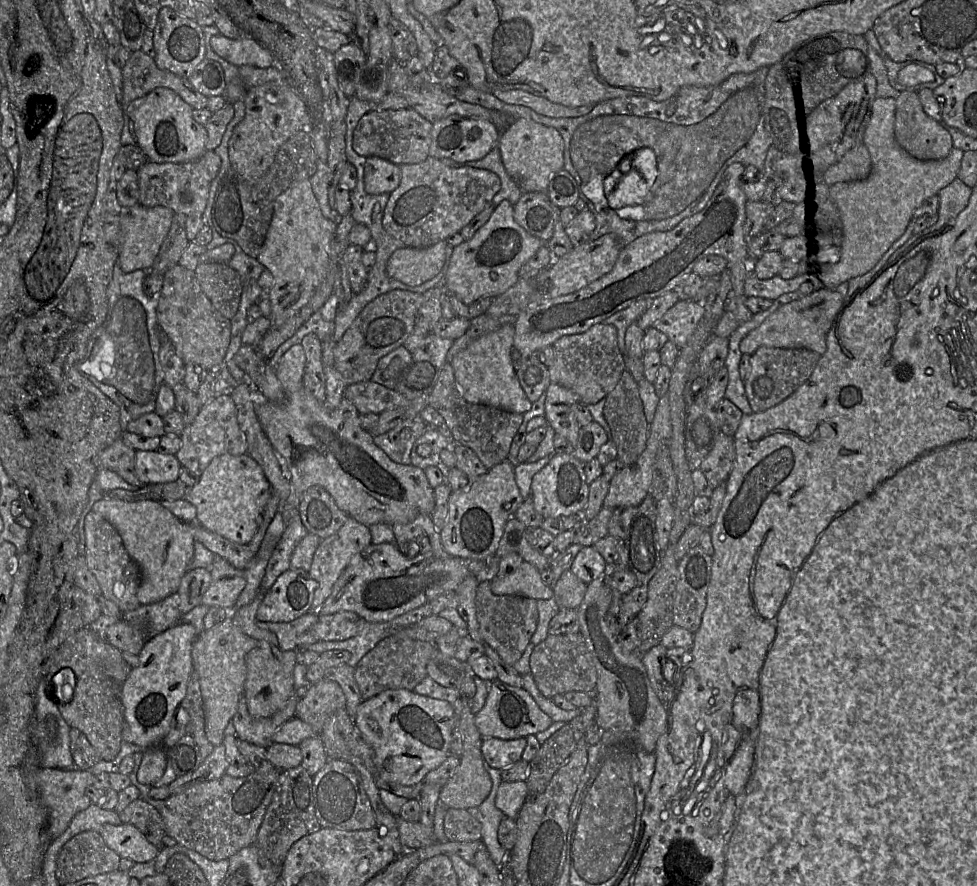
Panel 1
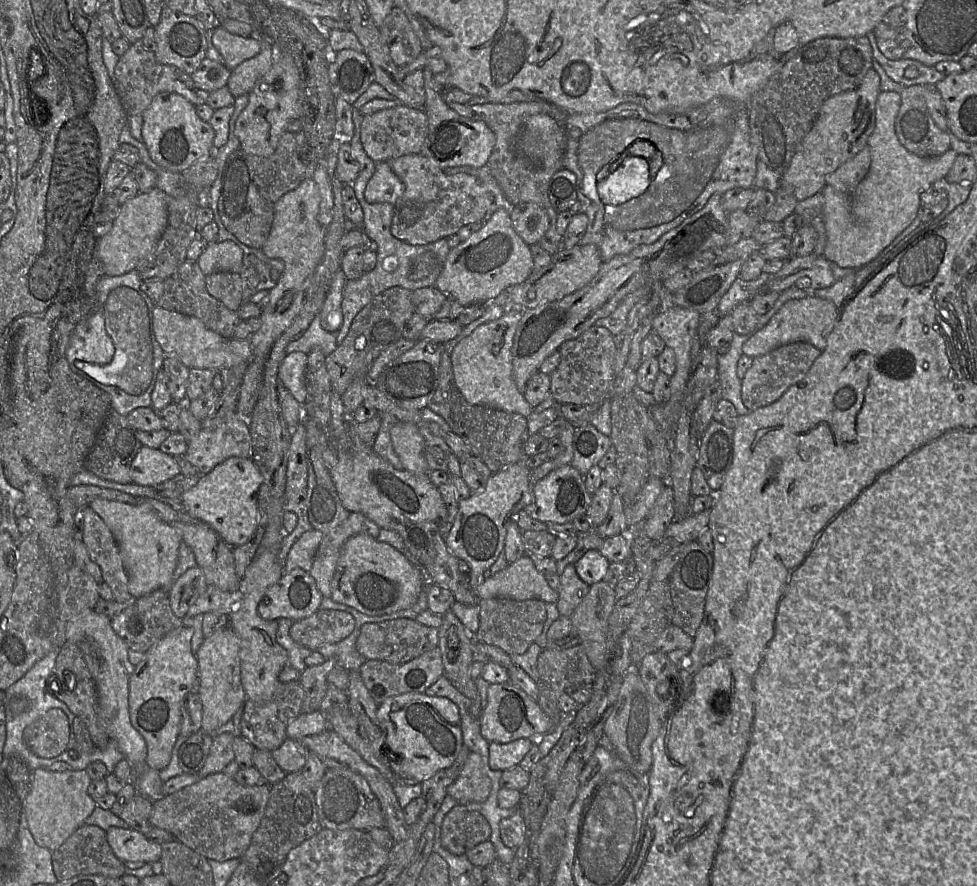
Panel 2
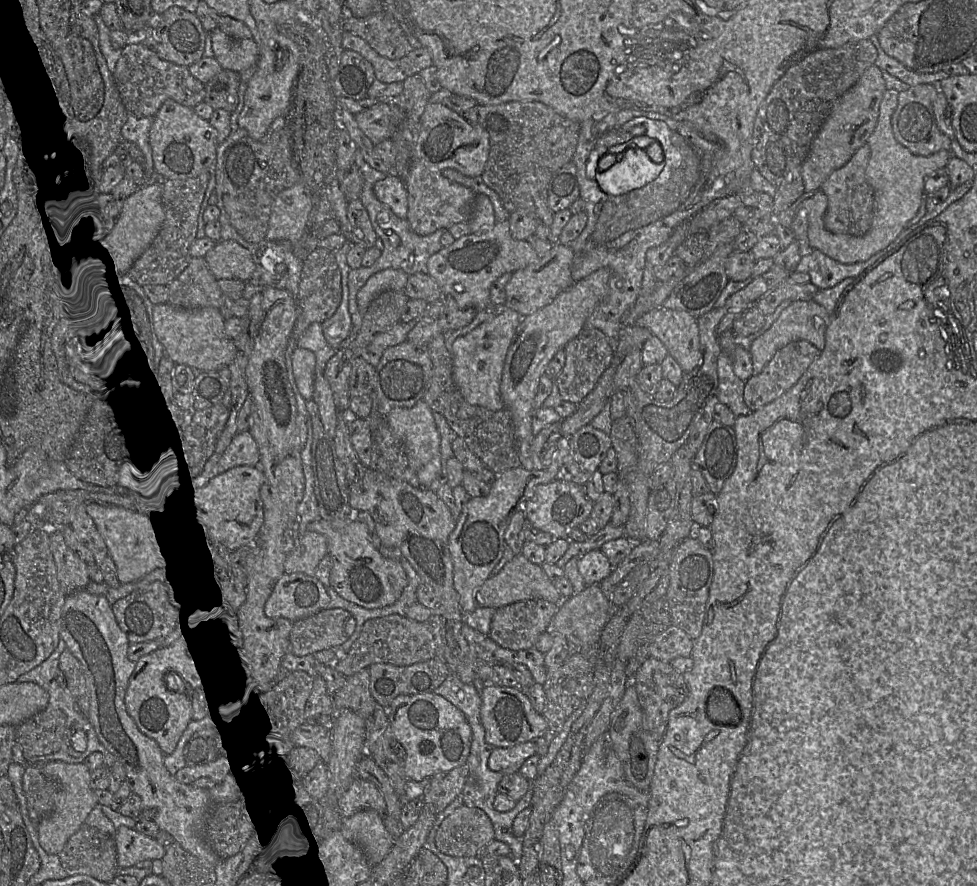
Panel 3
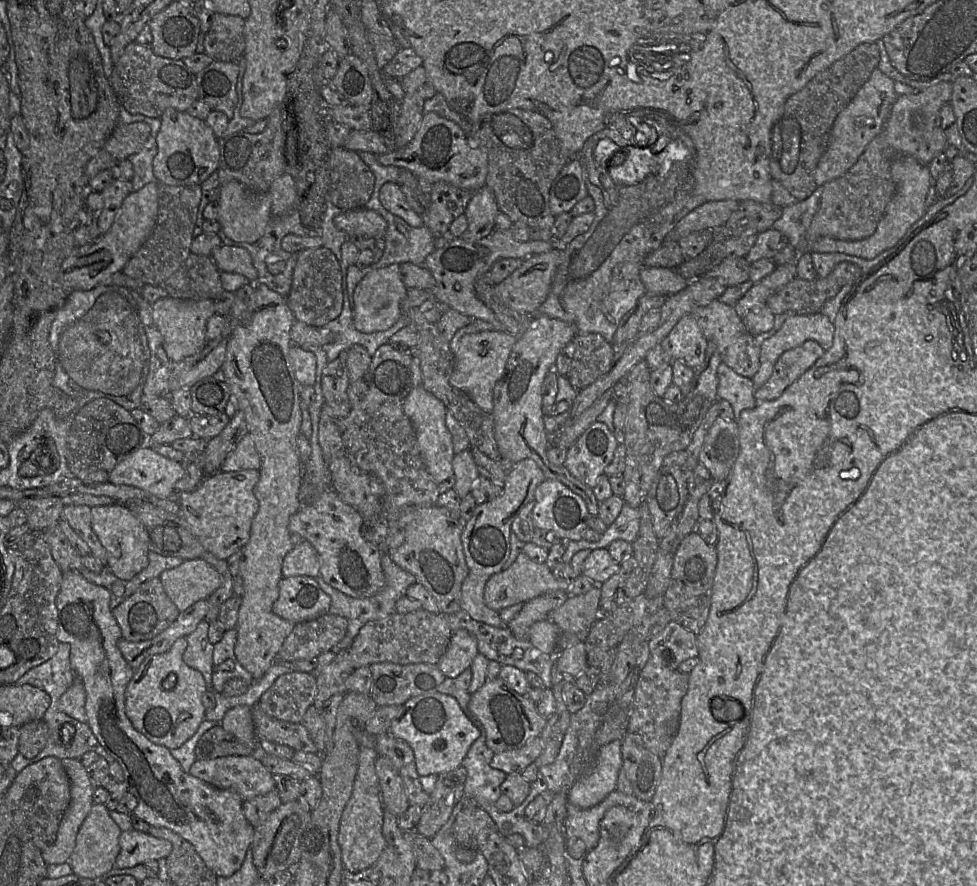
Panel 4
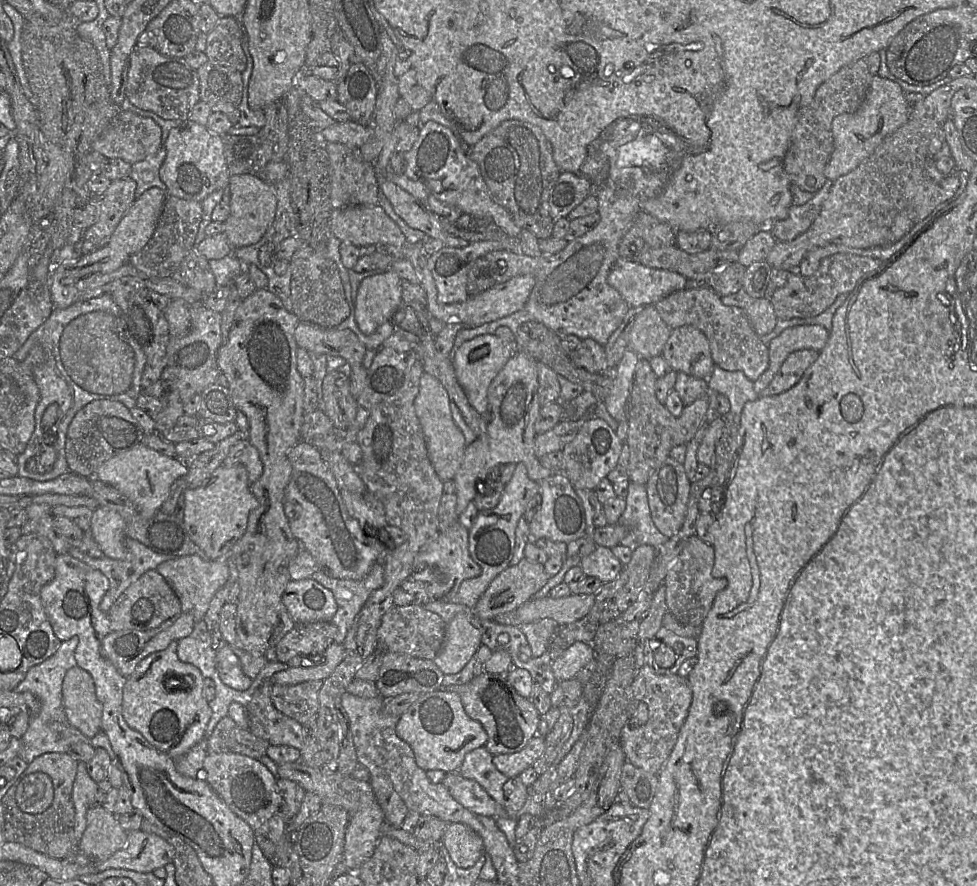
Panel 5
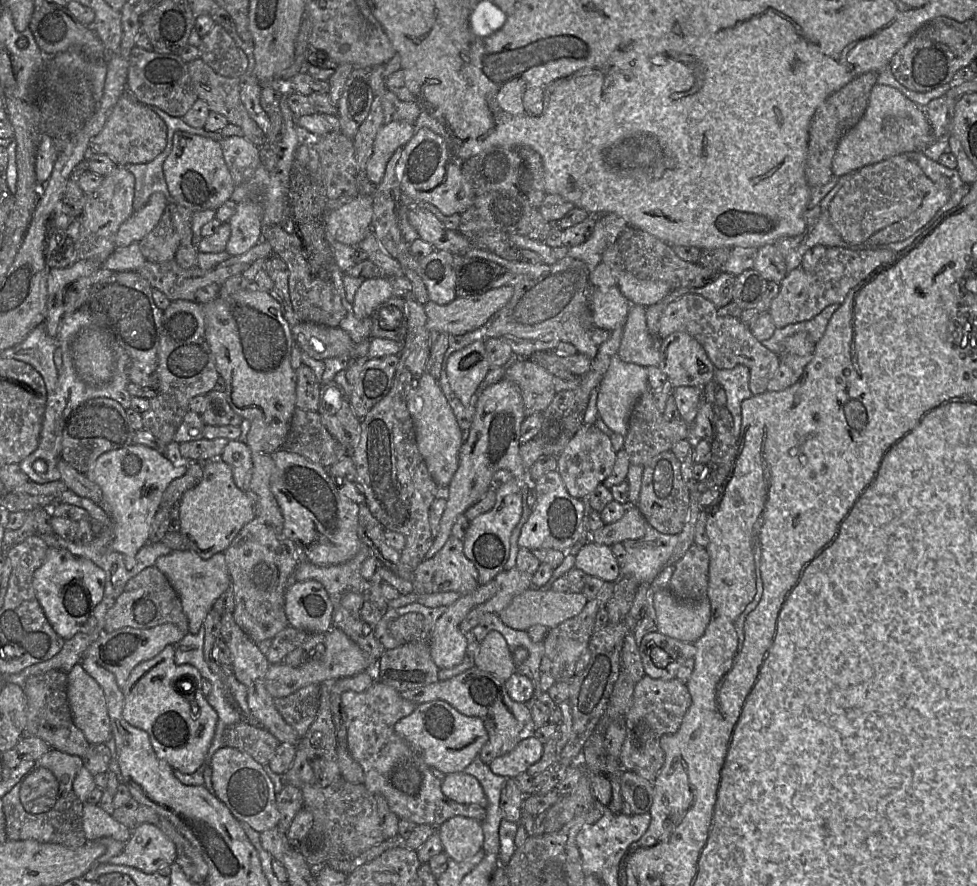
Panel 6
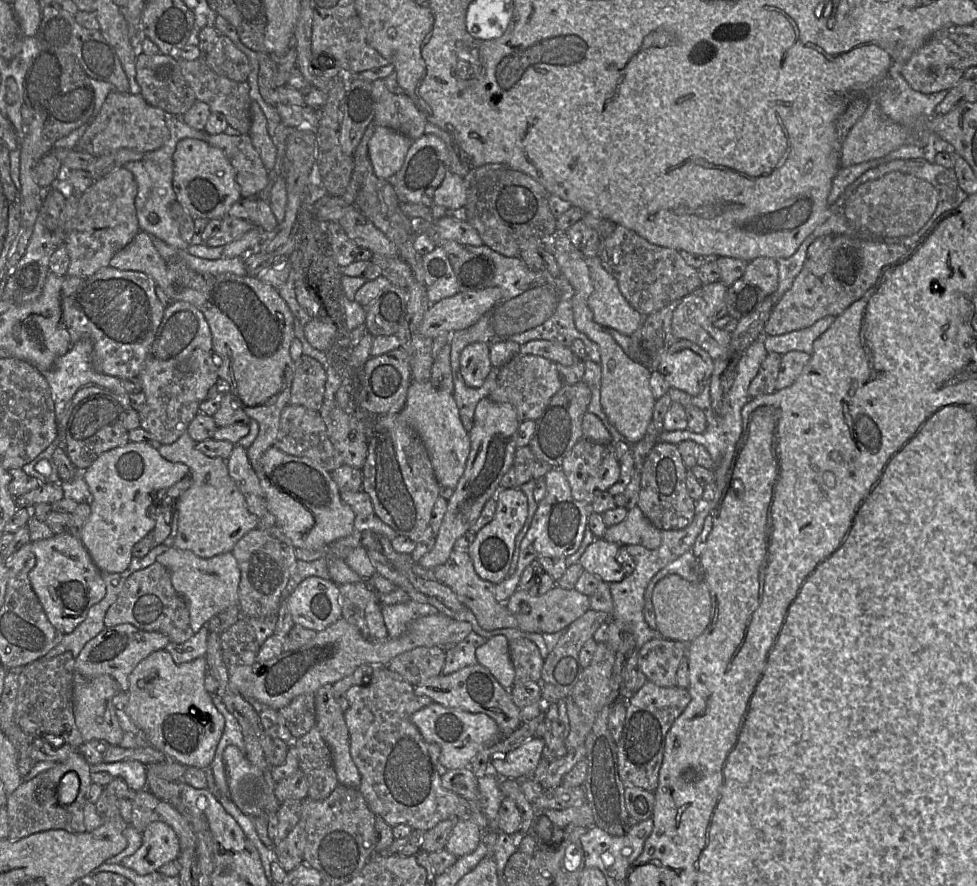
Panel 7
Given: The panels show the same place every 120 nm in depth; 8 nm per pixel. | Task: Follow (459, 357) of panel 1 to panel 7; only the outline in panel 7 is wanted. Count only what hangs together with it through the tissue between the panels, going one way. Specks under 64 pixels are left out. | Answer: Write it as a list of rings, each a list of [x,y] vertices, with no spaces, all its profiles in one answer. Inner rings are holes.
[[[472,343],[462,350],[460,372],[468,387],[482,387],[492,368],[490,350],[486,343]]]

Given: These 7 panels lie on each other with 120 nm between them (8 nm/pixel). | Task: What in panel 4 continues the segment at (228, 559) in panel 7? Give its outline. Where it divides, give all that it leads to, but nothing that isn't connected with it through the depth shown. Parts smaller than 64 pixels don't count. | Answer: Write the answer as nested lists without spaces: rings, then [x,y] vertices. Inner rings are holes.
[[[202,559],[185,560],[160,575],[164,591],[181,613],[200,600],[208,599],[222,584],[221,575]]]

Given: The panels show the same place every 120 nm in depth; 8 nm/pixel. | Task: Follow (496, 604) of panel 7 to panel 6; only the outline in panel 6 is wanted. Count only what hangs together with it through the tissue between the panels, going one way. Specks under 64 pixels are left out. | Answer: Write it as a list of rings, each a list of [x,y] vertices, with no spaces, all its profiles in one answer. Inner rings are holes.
[[[452,535],[438,553],[417,566],[413,579],[420,595],[452,591],[466,595],[480,586],[478,571],[464,554],[463,540]]]

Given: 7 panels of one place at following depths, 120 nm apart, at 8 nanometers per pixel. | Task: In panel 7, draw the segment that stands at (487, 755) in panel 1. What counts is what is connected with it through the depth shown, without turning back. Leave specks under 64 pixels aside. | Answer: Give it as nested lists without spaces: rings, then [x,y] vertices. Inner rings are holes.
[[[533,736],[516,749],[491,759],[491,771],[500,778],[518,778],[533,770],[543,758],[544,741]]]

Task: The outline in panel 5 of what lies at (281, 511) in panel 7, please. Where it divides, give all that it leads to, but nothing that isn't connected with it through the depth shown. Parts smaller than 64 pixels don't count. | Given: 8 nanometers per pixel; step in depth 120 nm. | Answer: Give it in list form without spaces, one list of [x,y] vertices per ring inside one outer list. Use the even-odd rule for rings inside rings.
[[[299,441],[288,451],[287,456],[292,466],[292,473],[284,492],[284,511],[292,534],[314,557],[319,569],[327,576],[349,580],[364,578],[377,559],[383,556],[385,546],[377,539],[366,535],[358,520],[349,513],[341,497],[337,481],[317,448]]]

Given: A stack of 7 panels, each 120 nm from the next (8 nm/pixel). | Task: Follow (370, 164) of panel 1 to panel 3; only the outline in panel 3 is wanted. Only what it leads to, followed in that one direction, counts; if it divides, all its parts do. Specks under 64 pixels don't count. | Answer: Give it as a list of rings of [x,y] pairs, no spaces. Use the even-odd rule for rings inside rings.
[[[388,174],[373,186],[377,199],[387,205],[400,219],[406,219],[408,204],[404,182],[396,175]]]

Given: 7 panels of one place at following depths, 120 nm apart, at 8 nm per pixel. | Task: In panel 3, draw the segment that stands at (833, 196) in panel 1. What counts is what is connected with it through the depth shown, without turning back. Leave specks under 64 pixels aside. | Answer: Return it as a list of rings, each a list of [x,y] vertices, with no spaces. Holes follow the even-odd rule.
[[[887,89],[879,108],[877,125],[867,141],[870,158],[866,168],[866,180],[873,189],[873,219],[869,231],[863,236],[836,234],[828,231],[824,217],[828,208],[828,199],[822,190],[815,191],[803,201],[808,212],[809,246],[835,261],[853,264],[866,261],[878,252],[896,252],[905,241],[915,234],[920,221],[926,215],[926,196],[924,185],[926,178],[938,169],[946,167],[952,157],[951,150],[941,150],[930,156],[912,154],[895,139],[891,118],[898,105],[899,92]]]

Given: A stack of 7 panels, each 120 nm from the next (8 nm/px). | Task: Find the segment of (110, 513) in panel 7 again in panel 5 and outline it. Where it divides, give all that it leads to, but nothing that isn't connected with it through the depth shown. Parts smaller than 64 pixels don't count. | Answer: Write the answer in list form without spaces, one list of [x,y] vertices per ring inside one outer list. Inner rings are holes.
[[[140,443],[105,461],[95,472],[94,478],[117,489],[134,504],[144,519],[150,519],[160,511],[160,507],[167,499],[170,487],[175,480],[184,477],[187,473],[188,464],[182,464],[178,459],[164,456]]]

